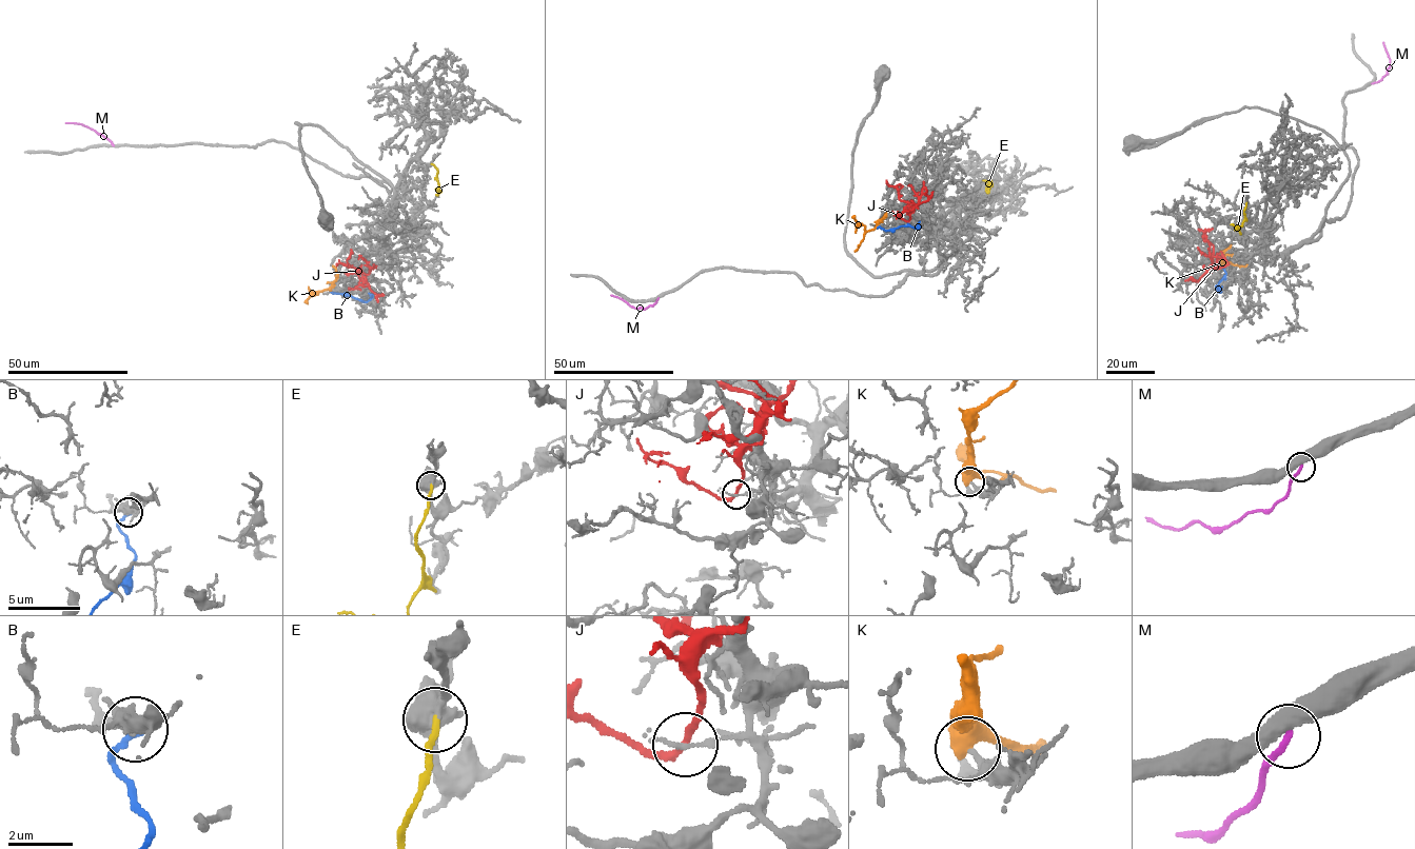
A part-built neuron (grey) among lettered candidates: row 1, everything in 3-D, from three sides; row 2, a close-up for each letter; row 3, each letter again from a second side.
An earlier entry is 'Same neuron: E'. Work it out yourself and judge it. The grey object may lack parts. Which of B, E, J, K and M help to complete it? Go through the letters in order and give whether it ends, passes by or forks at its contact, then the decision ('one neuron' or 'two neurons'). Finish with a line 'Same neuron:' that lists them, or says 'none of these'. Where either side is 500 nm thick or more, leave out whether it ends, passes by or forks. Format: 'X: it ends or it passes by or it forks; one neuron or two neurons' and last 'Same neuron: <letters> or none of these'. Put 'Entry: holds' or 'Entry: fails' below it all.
B: it ends; two neurons
E: it ends; one neuron
J: it passes by; two neurons
K: two neurons
M: it ends; two neurons
Same neuron: E
Entry: holds

